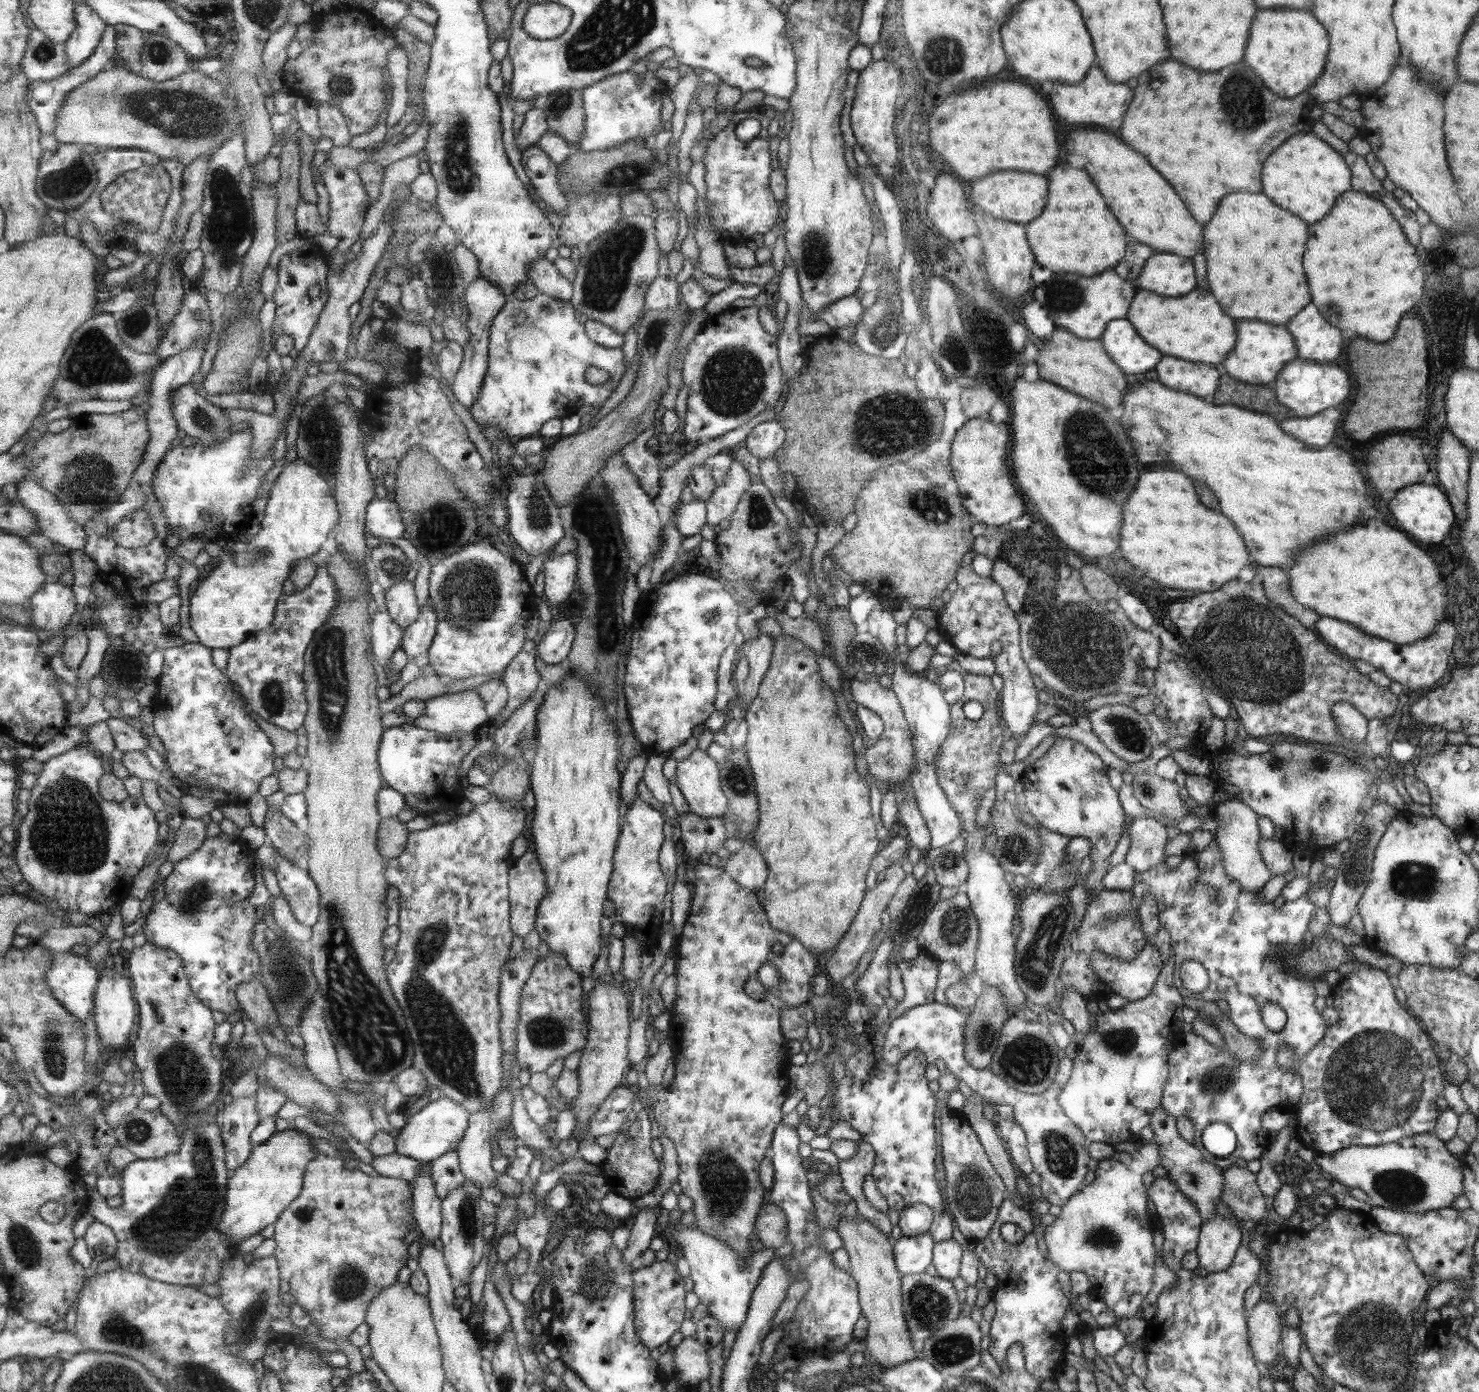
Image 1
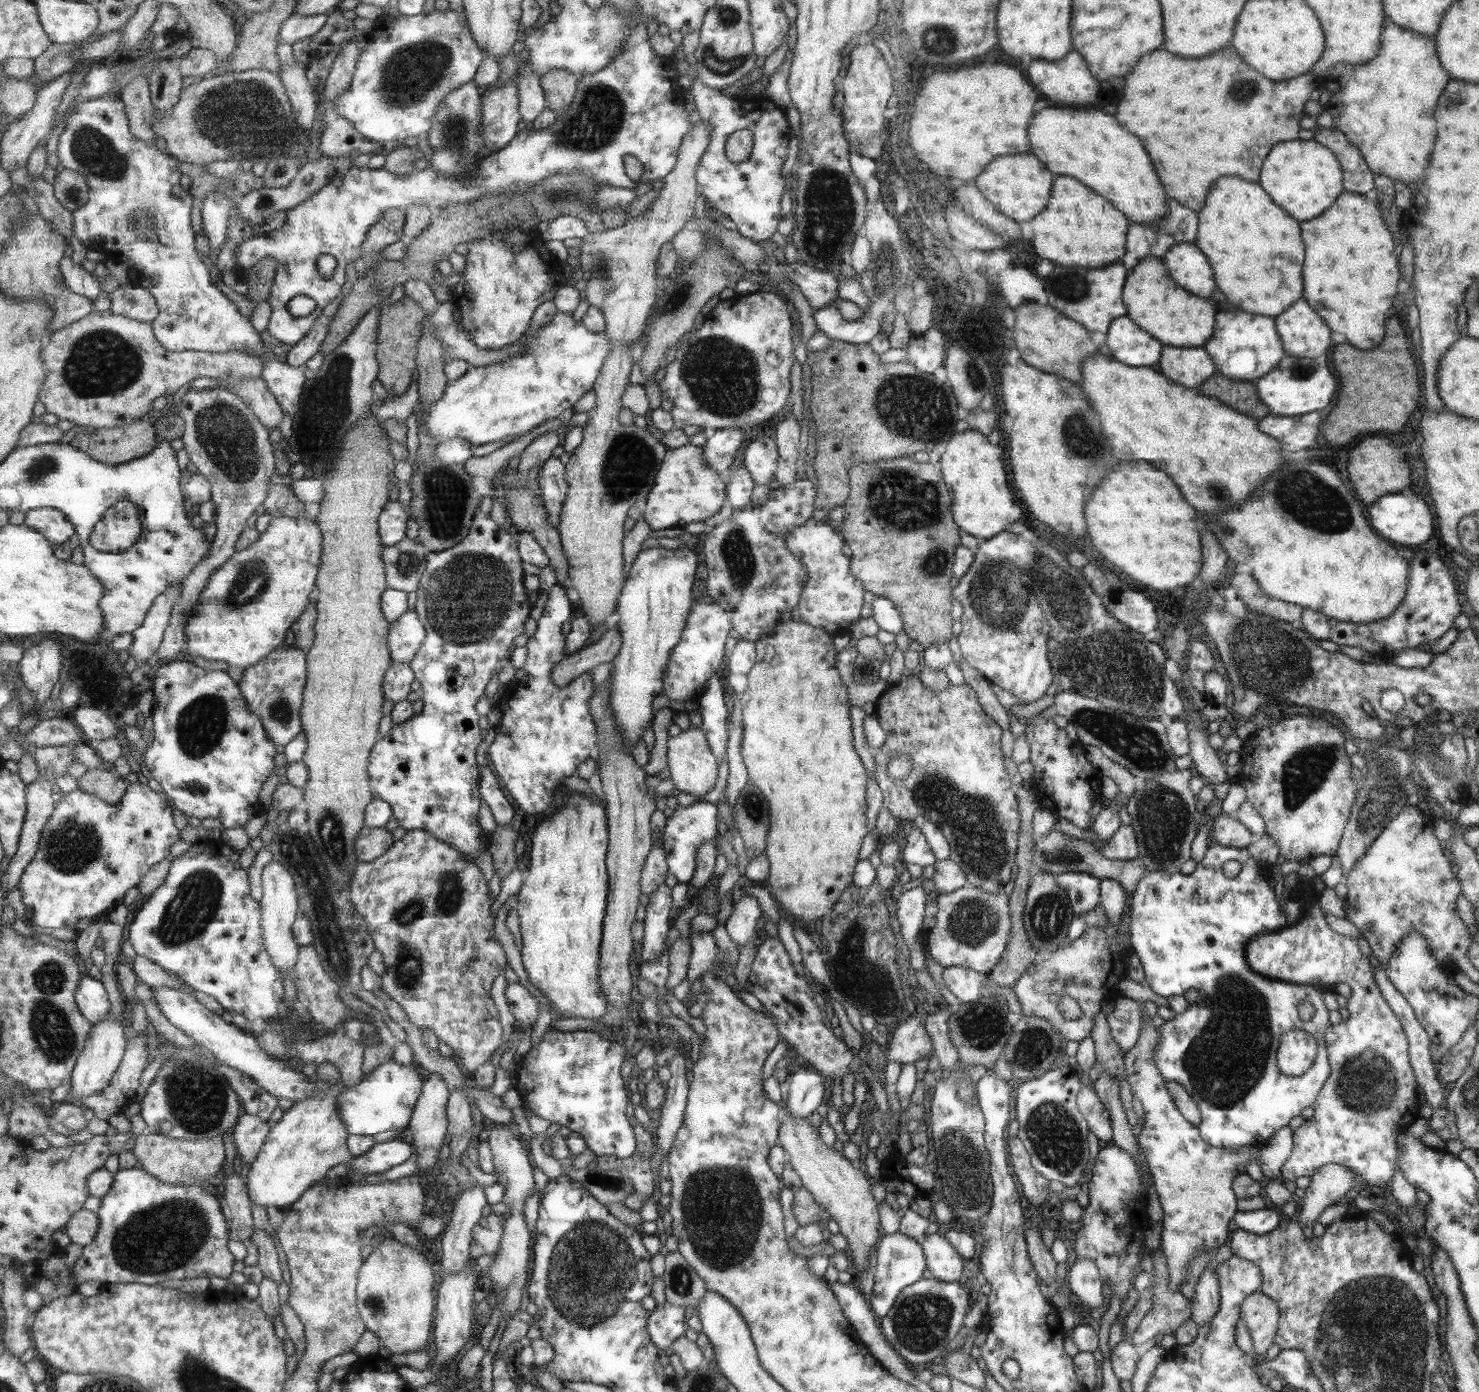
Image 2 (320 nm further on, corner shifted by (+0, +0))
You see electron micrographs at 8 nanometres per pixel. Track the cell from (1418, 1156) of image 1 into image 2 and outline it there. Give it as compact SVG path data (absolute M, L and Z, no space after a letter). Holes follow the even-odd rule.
M1326 1164L1321 1168L1318 1168L1313 1175L1309 1177L1310 1183L1309 1186L1302 1192L1299 1193L1303 1202L1301 1202L1301 1208L1292 1208L1298 1209L1297 1214L1297 1224L1301 1227L1306 1226L1310 1222L1317 1220L1317 1217L1326 1210L1327 1207L1331 1207L1336 1203L1336 1199L1343 1196L1347 1190L1355 1183L1364 1184L1356 1174L1352 1174L1340 1164Z

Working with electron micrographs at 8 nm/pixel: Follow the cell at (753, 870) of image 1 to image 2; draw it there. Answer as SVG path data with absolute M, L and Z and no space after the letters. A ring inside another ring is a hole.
M744 895L734 904L732 913L725 922L725 931L736 947L743 947L759 939L755 927L761 915L759 905L752 896Z

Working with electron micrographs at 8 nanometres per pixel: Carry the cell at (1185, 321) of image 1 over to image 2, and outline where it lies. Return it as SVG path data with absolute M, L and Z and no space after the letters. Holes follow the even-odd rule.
M1144 256L1131 268L1131 276L1127 276L1127 288L1123 288L1123 304L1127 304L1127 316L1139 324L1139 328L1147 328L1155 340L1161 340L1163 346L1175 344L1177 348L1193 348L1201 346L1211 336L1213 326L1213 308L1203 298L1191 298L1173 280L1162 257Z

